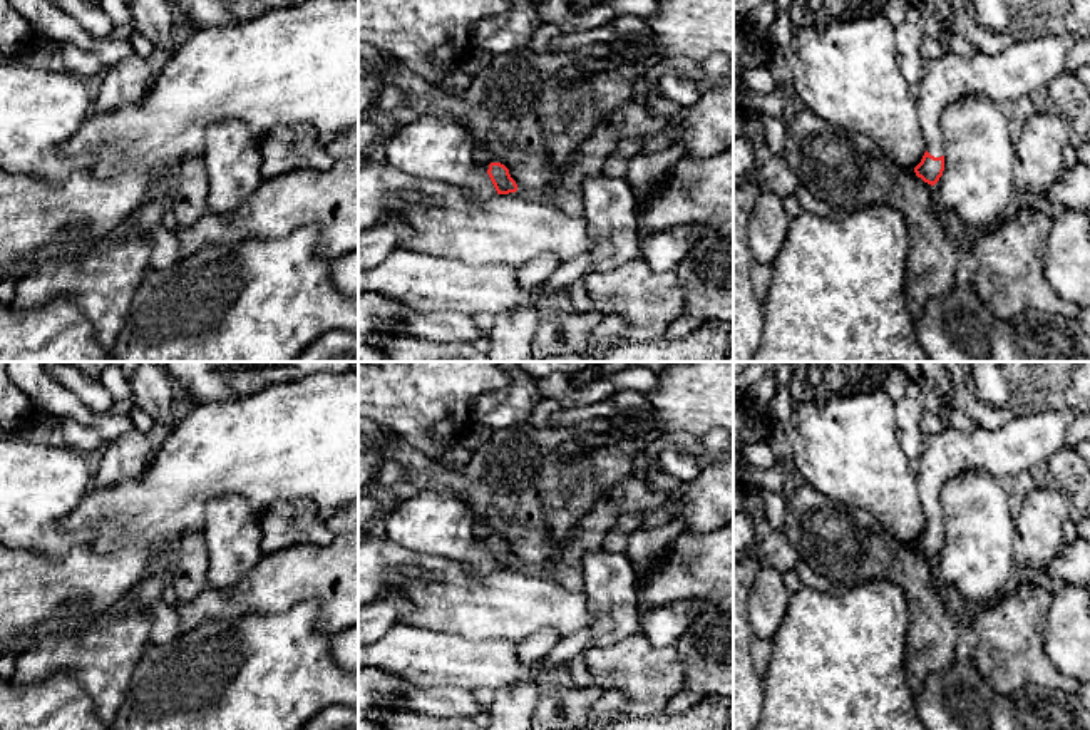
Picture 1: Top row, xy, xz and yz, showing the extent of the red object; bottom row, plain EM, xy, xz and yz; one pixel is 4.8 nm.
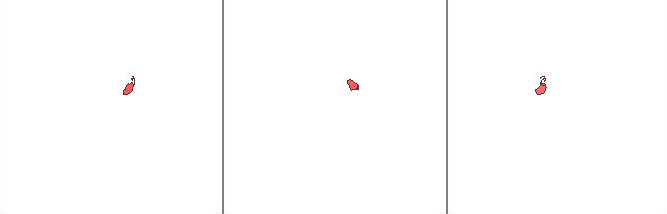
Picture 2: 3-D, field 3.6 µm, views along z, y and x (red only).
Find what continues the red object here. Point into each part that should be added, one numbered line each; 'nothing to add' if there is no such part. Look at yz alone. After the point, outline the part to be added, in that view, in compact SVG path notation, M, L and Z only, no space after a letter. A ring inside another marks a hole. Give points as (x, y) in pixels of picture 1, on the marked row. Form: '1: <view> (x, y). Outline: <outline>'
1: yz (1023, 67). Outline: M1073 33L1048 35L1016 40L998 55L946 54L928 62L926 74L916 89L926 151L934 157L944 156L939 119L949 102L979 95L1005 104L1030 95L1036 89L1046 87L1065 69L1067 55L1078 40Z

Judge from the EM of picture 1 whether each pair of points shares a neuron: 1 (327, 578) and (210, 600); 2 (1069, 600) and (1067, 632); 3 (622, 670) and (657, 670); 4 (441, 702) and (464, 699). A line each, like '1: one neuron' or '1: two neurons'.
1: one neuron
2: one neuron
3: one neuron
4: one neuron

